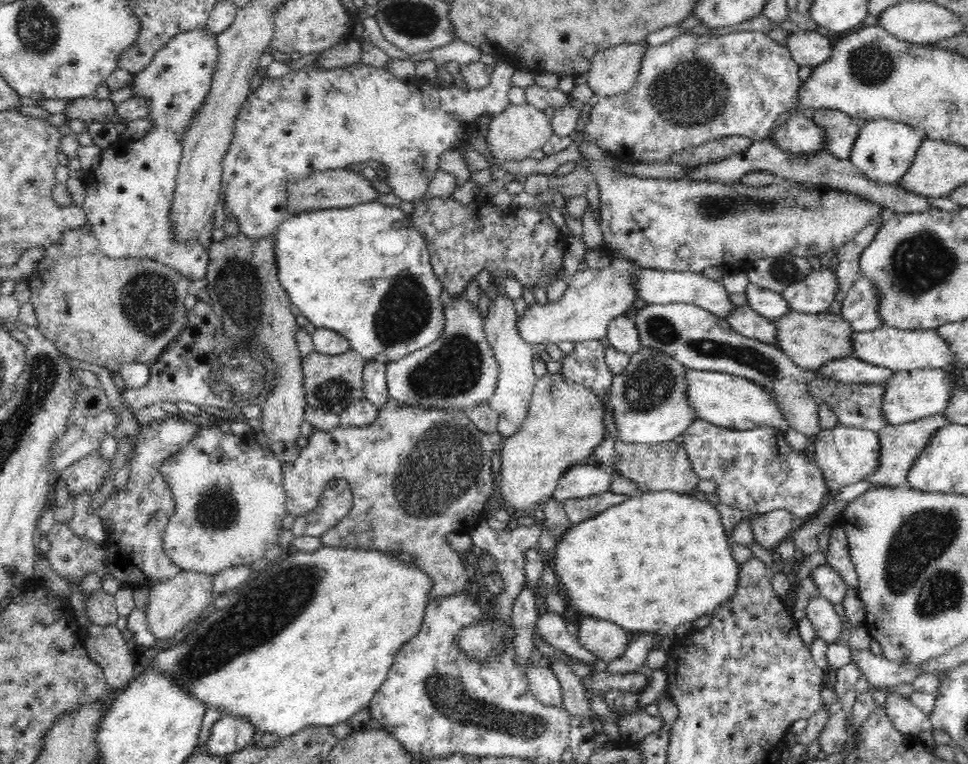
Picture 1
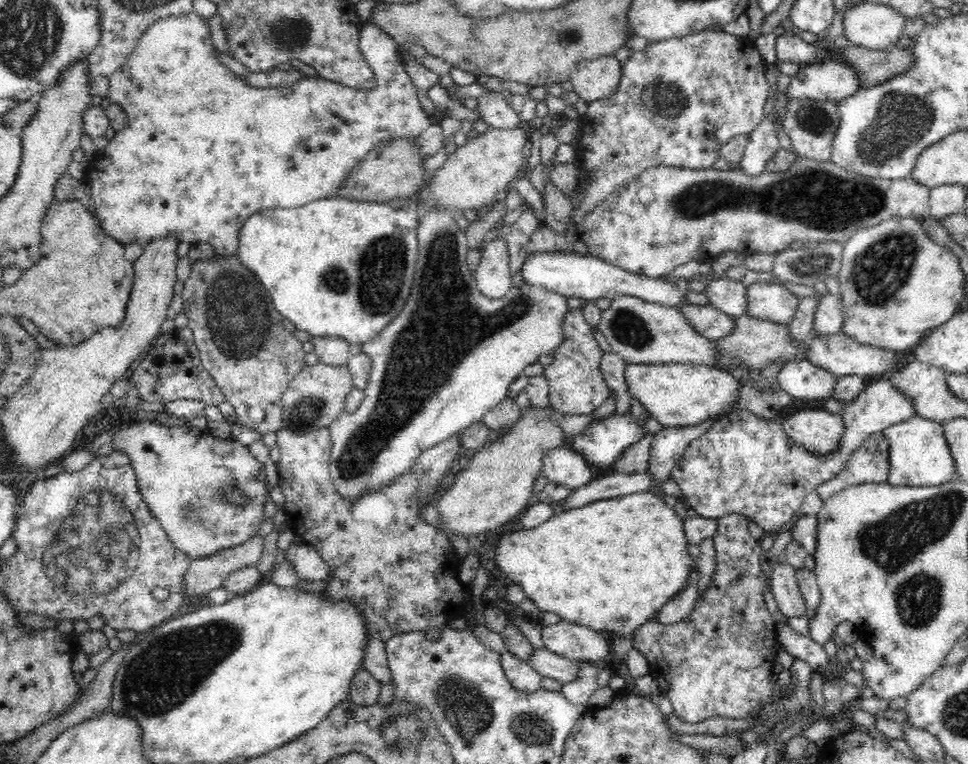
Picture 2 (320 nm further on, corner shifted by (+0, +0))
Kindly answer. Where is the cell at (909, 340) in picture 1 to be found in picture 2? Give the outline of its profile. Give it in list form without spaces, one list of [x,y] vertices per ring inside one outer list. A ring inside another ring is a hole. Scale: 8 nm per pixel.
[[[842,331],[836,334],[822,334],[806,340],[807,351],[805,358],[818,369],[824,369],[828,373],[836,375],[836,377],[859,375],[864,378],[866,376],[880,375],[888,370],[896,371],[906,364],[908,359],[912,359],[911,350],[894,351],[885,348],[876,348],[860,344],[853,338],[846,336]]]

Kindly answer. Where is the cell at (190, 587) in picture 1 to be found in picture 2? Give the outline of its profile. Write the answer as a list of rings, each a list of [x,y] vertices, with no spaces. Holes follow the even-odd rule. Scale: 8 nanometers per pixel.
[[[251,536],[241,545],[222,549],[210,556],[194,559],[184,580],[186,601],[203,602],[206,593],[223,587],[230,574],[255,566],[264,548],[264,538]]]

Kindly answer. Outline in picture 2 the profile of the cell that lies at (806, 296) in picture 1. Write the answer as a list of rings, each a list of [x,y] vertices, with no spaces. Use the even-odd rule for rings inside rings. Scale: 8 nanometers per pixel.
[[[753,283],[746,287],[746,314],[785,324],[792,320],[800,300],[789,289],[778,283]]]

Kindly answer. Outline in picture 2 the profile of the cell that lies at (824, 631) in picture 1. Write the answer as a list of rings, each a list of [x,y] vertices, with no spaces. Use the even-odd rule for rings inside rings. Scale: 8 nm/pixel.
[[[782,560],[776,562],[767,582],[784,617],[806,617],[806,601],[798,587],[797,570]]]

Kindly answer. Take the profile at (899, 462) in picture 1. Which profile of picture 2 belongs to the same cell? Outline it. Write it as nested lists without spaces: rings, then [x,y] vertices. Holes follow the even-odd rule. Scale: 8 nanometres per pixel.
[[[874,433],[852,453],[844,470],[817,486],[816,490],[819,497],[825,501],[852,485],[886,483],[889,470],[889,452],[885,436],[882,433]]]

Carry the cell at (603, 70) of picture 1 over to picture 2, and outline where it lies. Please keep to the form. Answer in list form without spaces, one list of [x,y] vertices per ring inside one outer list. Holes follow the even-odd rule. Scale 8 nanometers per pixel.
[[[612,55],[583,59],[571,74],[574,92],[588,103],[610,98],[618,90],[622,64]]]

